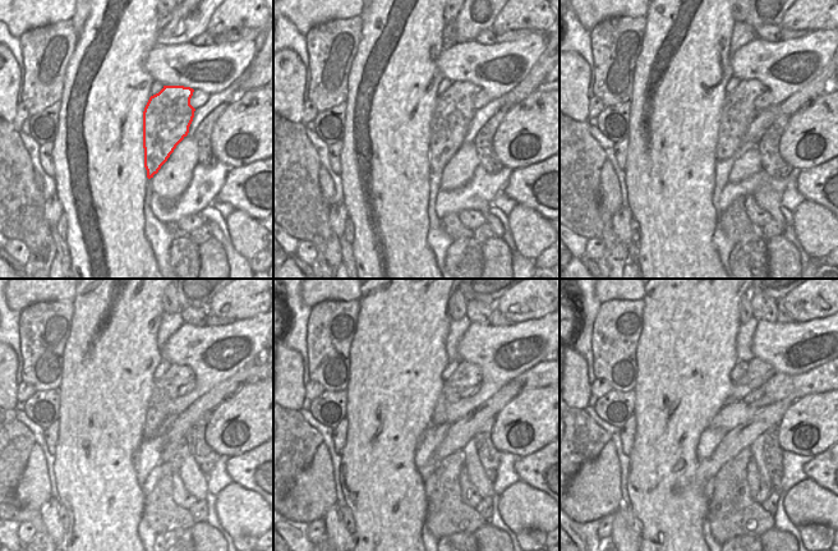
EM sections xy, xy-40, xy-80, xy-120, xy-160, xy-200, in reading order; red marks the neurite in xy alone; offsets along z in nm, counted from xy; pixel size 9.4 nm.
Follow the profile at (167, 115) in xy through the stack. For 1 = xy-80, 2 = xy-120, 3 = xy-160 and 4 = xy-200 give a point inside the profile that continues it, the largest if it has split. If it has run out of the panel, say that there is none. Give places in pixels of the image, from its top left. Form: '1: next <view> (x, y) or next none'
1: next xy-80 (738, 111)
2: next xy-120 (165, 391)
3: next xy-160 (466, 375)
4: next xy-200 (758, 372)

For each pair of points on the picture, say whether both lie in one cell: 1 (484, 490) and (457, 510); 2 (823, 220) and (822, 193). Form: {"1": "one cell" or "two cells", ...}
{"1": "two cells", "2": "two cells"}

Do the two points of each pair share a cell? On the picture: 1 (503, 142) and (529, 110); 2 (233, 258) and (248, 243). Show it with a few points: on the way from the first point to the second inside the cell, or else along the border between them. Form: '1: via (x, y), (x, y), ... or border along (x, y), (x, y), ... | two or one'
1: via (511, 134), (528, 118) | one
2: border along (229, 240), (248, 261) | two

